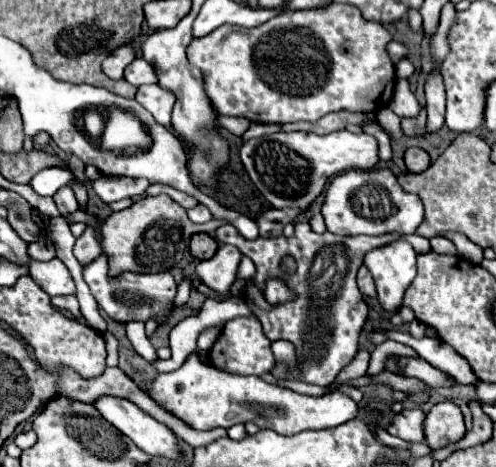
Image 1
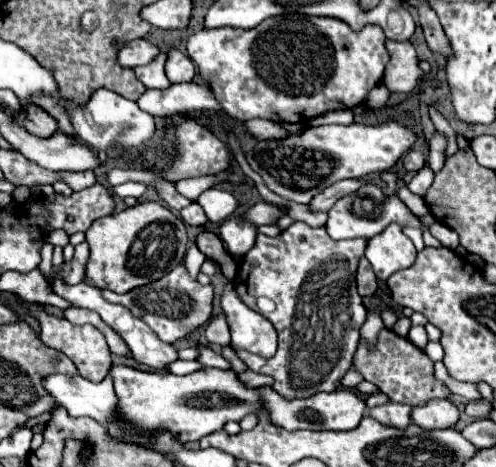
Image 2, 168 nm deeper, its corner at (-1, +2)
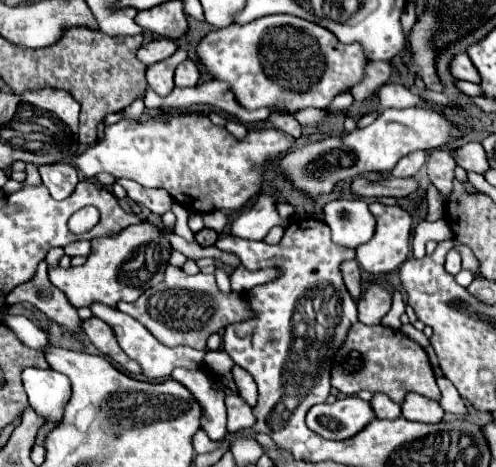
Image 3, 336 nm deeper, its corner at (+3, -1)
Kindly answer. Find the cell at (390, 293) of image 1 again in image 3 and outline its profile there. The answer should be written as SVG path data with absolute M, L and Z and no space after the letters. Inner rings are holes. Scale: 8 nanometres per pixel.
M380 201L370 203L370 211L376 217L376 233L374 237L356 247L356 261L360 263L360 267L372 275L386 275L394 269L398 269L410 253L410 229L412 229L412 217L408 211L404 211L400 205L384 205Z

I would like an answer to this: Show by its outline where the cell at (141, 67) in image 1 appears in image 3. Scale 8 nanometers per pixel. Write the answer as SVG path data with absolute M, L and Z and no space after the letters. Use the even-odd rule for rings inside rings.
M178 49L172 57L164 59L164 61L158 61L150 67L146 67L146 81L148 81L148 87L154 89L158 95L168 95L172 89L174 89L174 83L172 83L172 73L176 69L178 63L182 63L186 59L186 50Z

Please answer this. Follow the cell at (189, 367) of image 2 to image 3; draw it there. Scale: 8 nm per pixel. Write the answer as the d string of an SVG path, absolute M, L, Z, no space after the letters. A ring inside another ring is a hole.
M174 369L172 379L184 383L192 395L202 407L202 429L210 435L210 439L222 439L228 429L226 429L226 405L224 405L224 391L216 385L214 375L210 371L200 371L200 369Z

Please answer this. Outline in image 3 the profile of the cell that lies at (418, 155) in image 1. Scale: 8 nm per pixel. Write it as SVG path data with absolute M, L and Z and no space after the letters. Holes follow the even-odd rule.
M414 151L412 155L406 155L392 169L392 177L414 177L418 173L418 169L422 167L422 163L426 161L426 157L428 157L426 151Z

